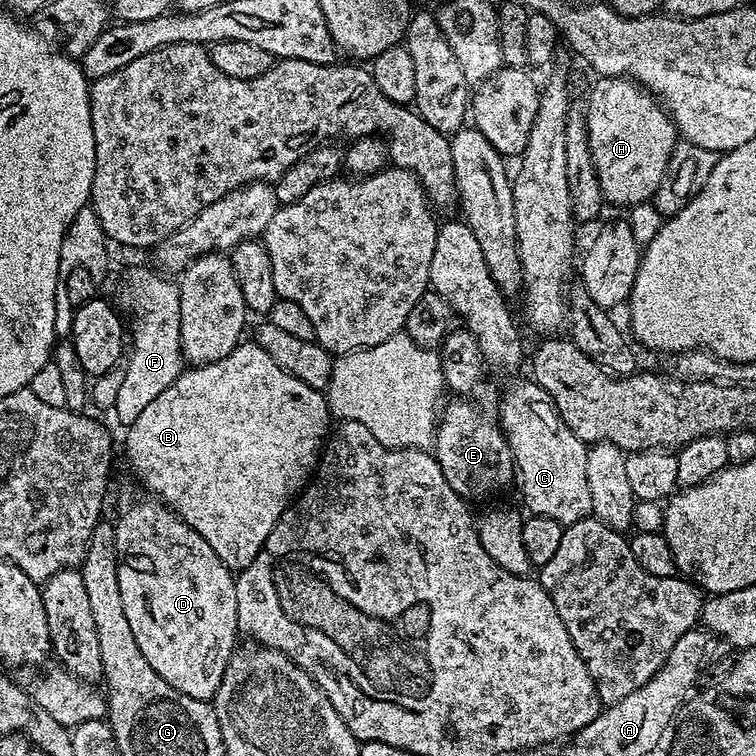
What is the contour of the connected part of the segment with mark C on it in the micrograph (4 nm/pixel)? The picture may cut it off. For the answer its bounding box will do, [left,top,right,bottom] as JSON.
[498,378,592,526]

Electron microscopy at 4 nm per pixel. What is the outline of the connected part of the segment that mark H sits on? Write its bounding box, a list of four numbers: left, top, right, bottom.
[582,76,678,205]

